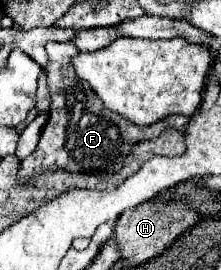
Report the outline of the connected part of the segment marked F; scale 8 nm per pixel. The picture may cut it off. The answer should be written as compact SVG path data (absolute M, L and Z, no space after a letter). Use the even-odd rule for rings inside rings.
M47 42L45 50L49 56L45 72L47 72L47 88L51 92L51 110L35 152L21 162L23 180L51 168L83 172L83 174L101 174L107 170L117 172L121 170L123 160L131 152L133 144L141 140L157 138L167 128L177 128L181 132L185 130L189 116L169 116L151 126L131 124L117 112L111 112L109 108L105 108L105 104L99 100L99 96L91 90L87 82L77 82L79 78L71 66L71 56L77 54L75 44Z

